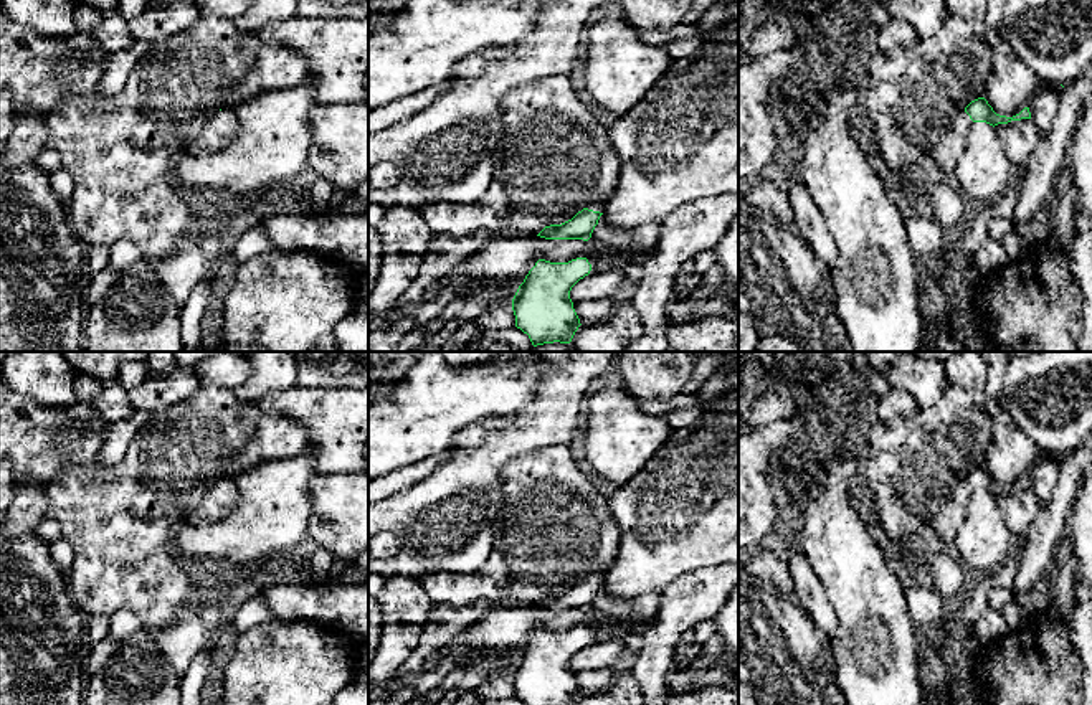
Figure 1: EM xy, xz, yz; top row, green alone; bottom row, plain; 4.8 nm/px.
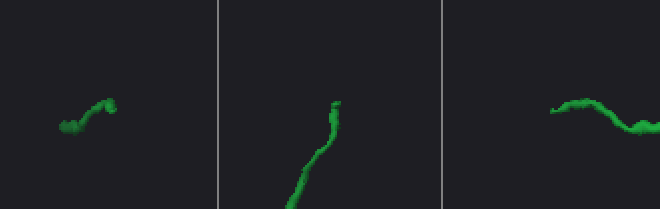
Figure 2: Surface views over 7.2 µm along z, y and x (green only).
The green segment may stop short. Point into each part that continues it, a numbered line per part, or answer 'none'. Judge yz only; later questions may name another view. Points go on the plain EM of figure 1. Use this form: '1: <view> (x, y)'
1: yz (947, 519)

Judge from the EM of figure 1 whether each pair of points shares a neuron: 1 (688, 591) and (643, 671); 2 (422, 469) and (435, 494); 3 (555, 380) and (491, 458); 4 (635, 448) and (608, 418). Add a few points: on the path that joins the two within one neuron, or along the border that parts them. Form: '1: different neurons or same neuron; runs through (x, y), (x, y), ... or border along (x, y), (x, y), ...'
1: same neuron; runs through (679, 611), (661, 634), (658, 651)
2: different neurons; border along (448, 453), (448, 458), (425, 477), (392, 496)
3: same neuron; runs through (550, 400), (511, 438)
4: same neuron; runs through (628, 441), (615, 425)

